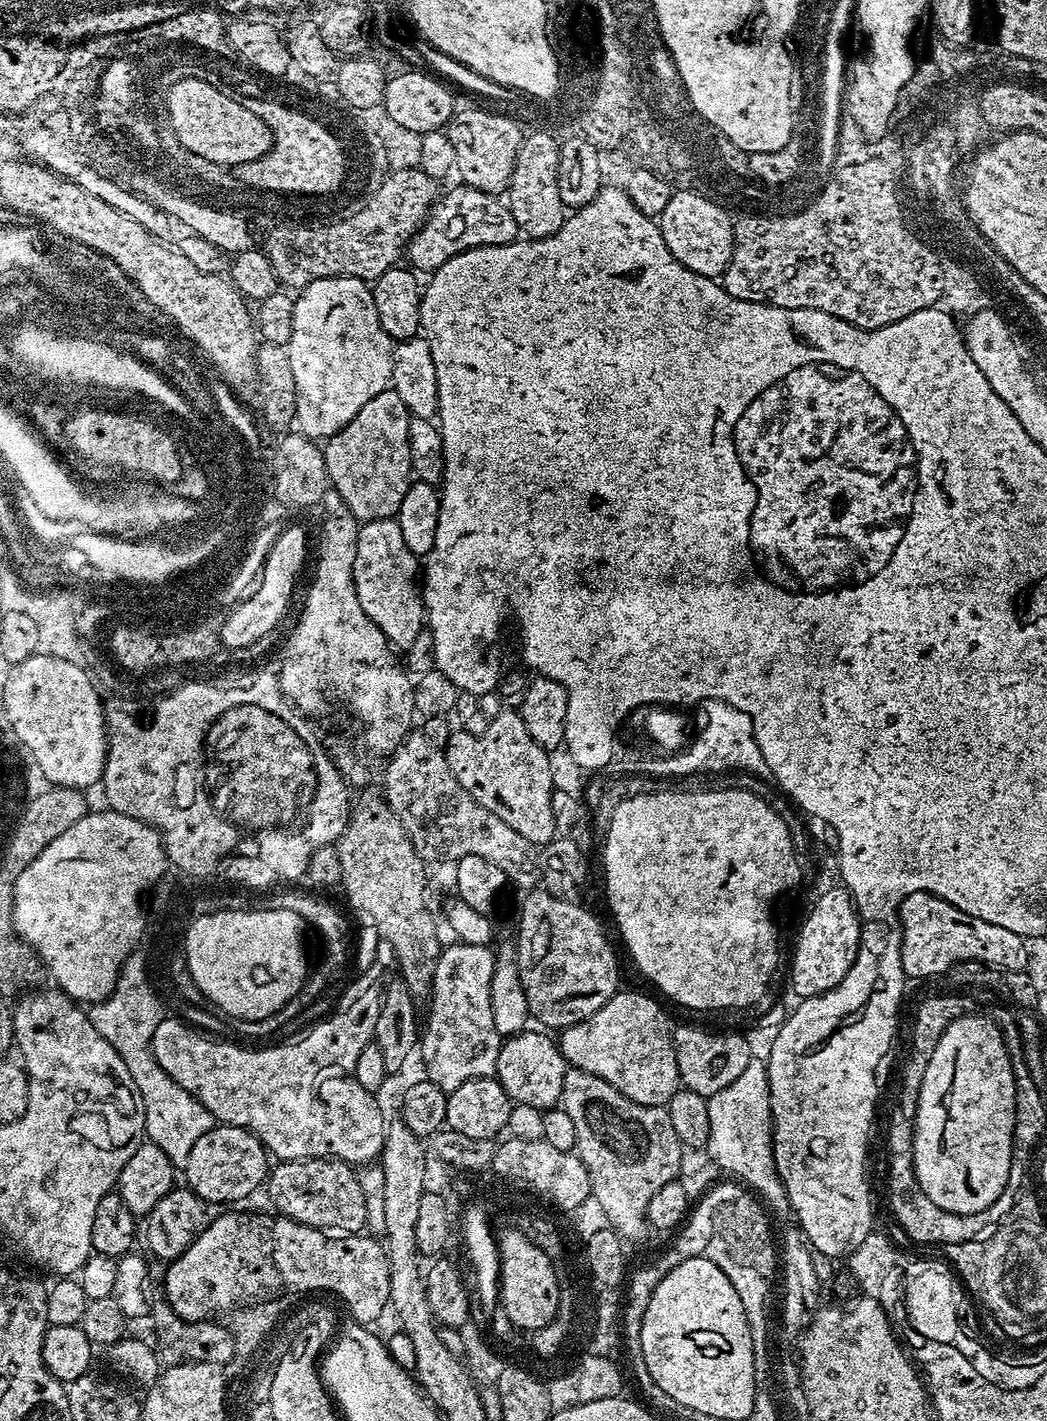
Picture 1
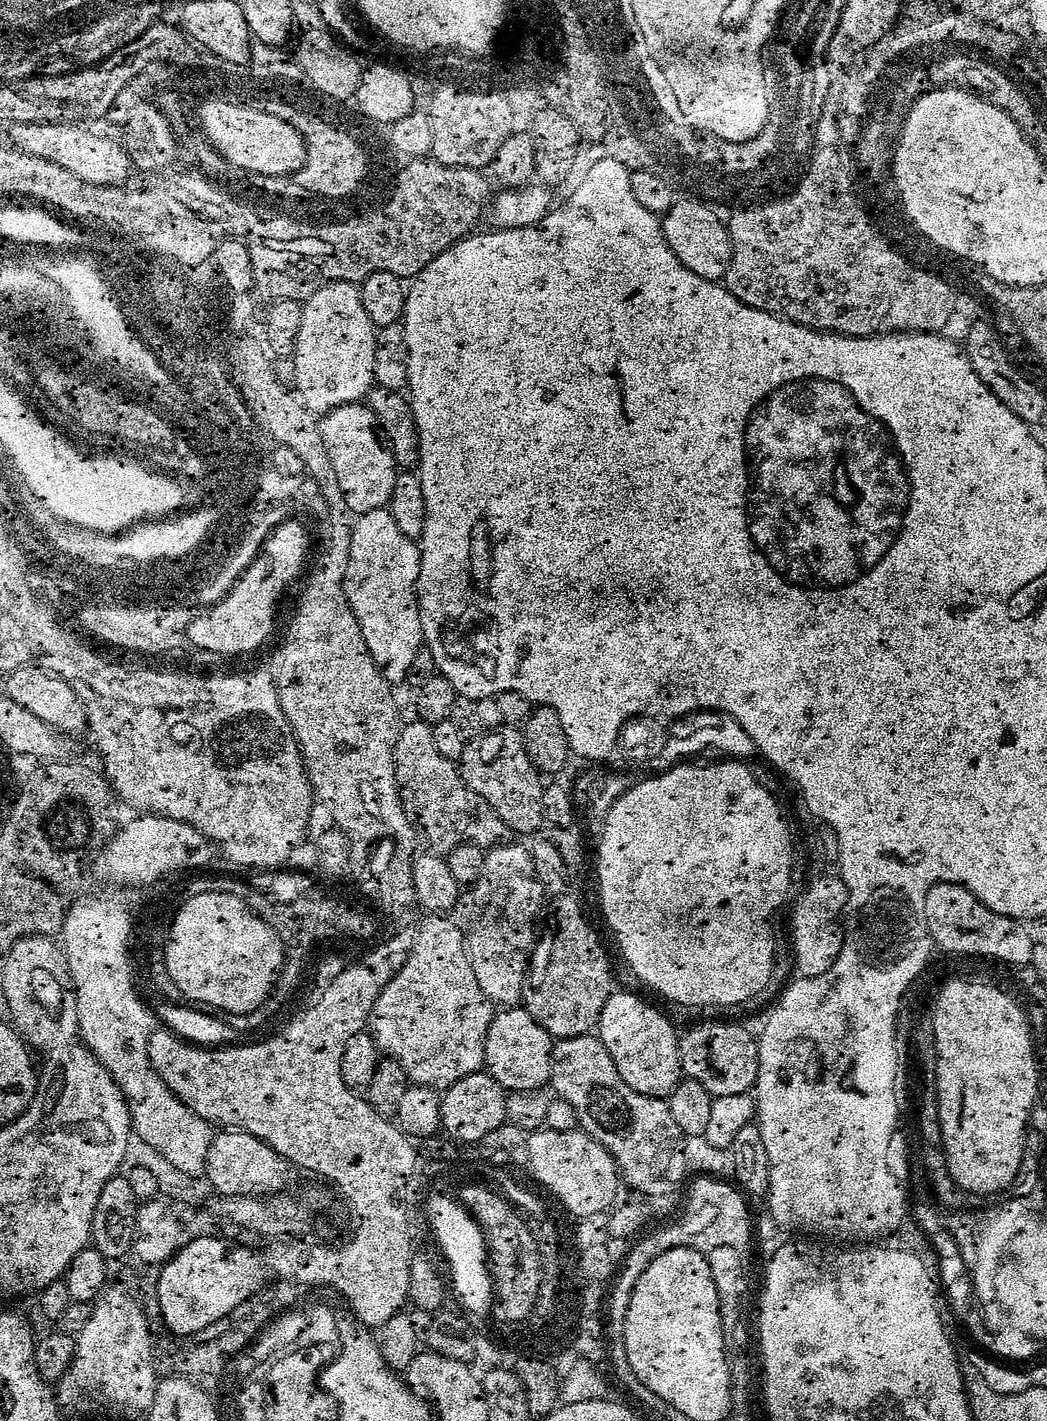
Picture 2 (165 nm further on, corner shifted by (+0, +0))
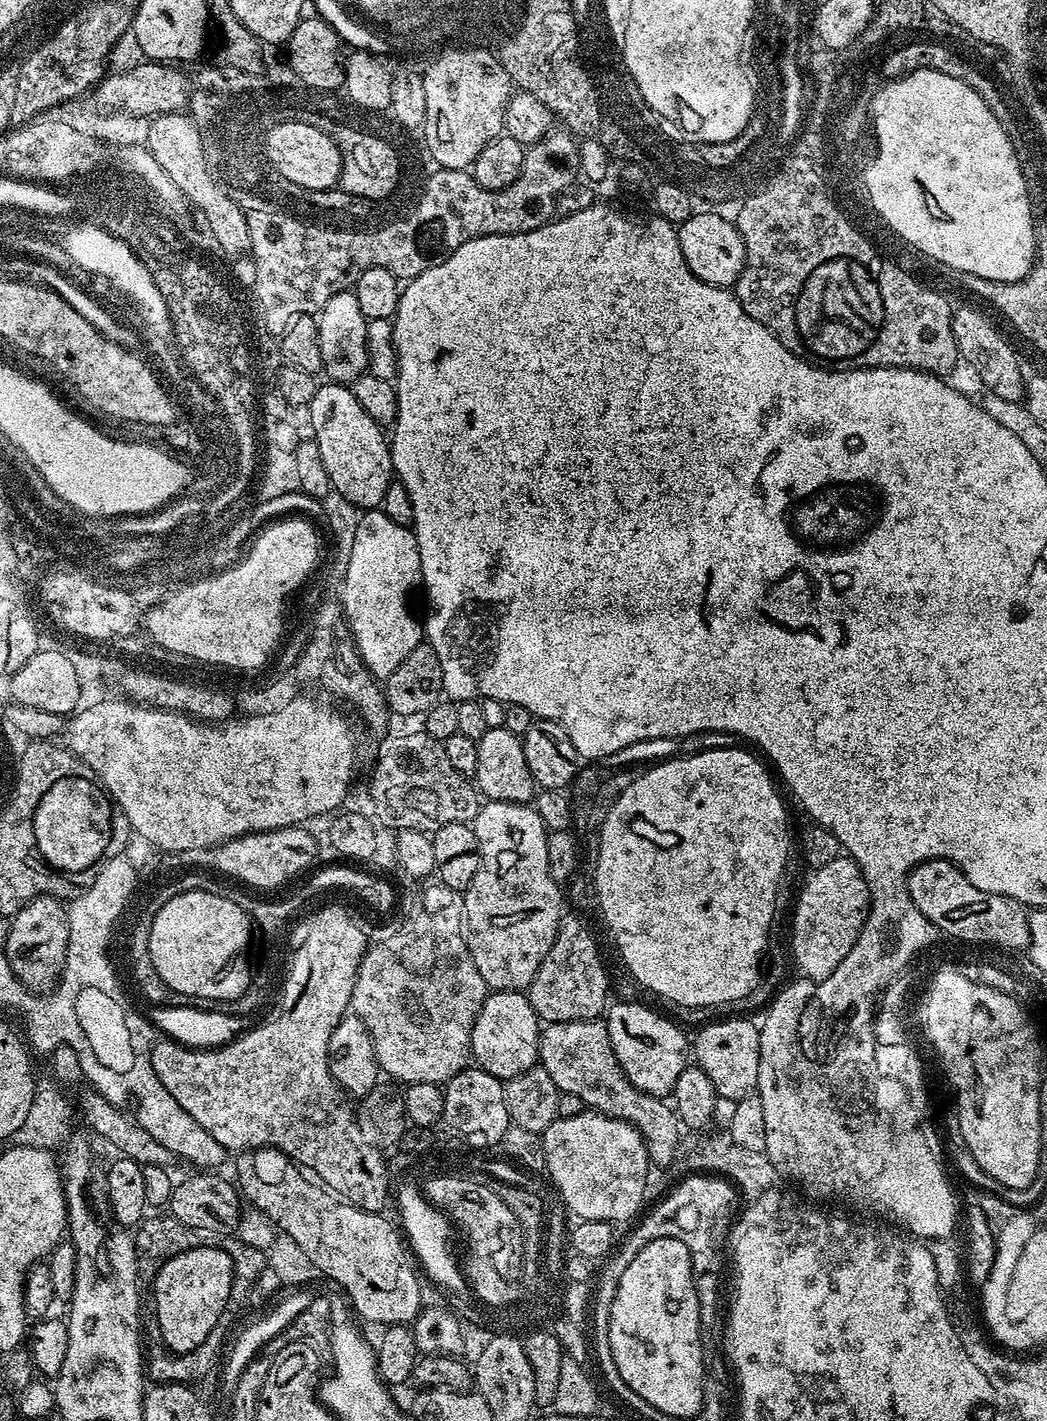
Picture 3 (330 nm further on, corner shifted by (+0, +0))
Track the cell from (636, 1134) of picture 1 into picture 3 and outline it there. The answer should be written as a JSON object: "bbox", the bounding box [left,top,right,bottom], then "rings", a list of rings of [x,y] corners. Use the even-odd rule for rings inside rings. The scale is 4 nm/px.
{"bbox":[538,1019,682,1165],"rings":[[[603,1019],[548,1024],[540,1033],[538,1064],[550,1074],[561,1093],[582,1098],[585,1109],[633,1124],[646,1142],[648,1158],[653,1165],[675,1162],[676,1151],[680,1148],[680,1132],[682,1133],[675,1107],[661,1097],[638,1090],[638,1086],[626,1078],[614,1054],[614,1046],[610,1046],[608,1026]]]}

